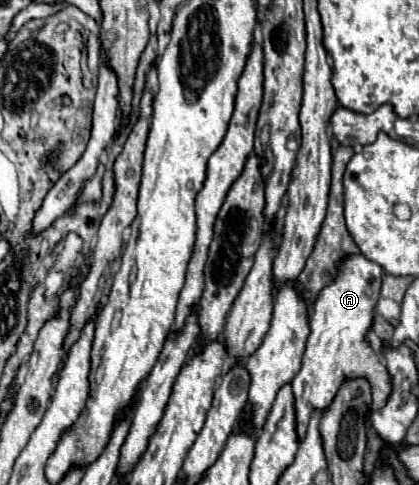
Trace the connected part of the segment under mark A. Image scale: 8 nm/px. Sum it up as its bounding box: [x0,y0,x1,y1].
[292,254,390,442]

